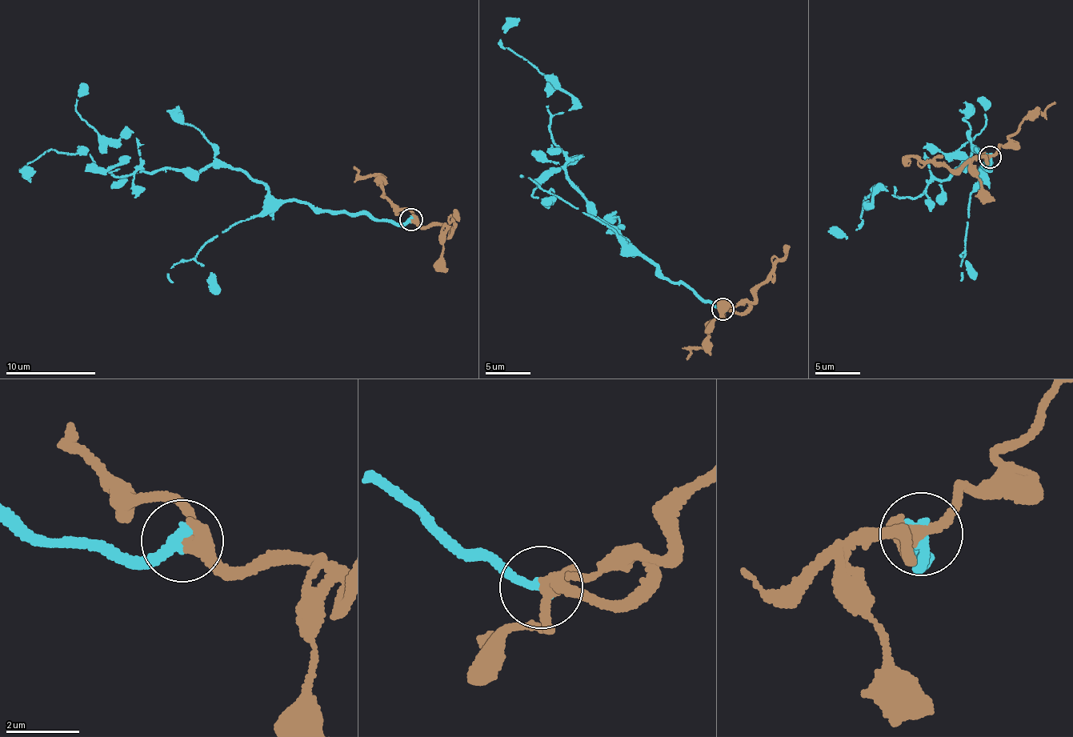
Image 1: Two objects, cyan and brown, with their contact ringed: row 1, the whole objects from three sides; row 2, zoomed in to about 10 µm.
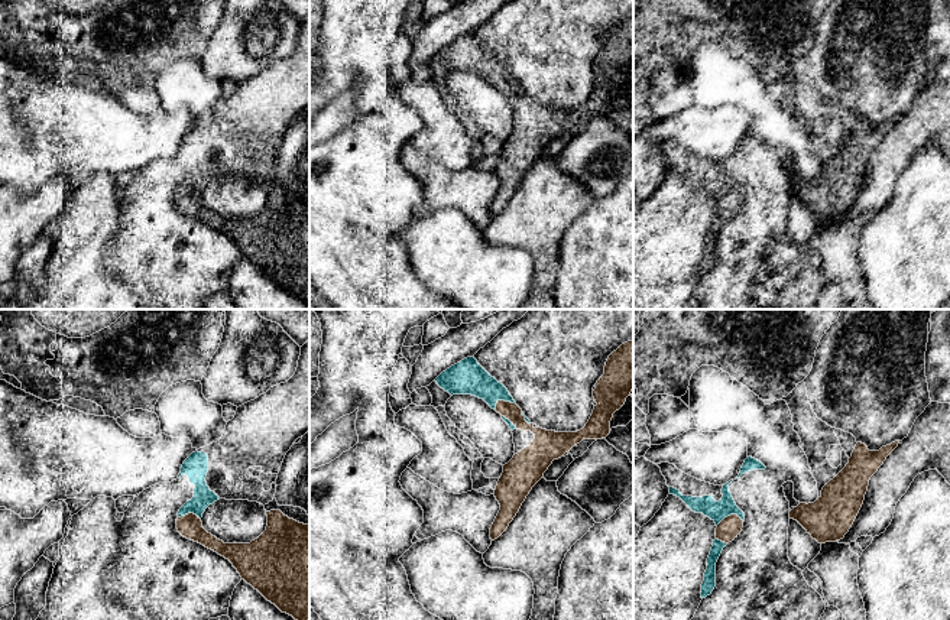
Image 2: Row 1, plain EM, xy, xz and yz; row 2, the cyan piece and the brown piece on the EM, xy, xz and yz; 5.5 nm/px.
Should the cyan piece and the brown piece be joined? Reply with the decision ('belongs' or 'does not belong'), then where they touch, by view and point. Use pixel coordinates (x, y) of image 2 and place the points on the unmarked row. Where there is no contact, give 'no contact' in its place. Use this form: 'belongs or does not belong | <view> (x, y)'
belongs | xz (502, 75)

